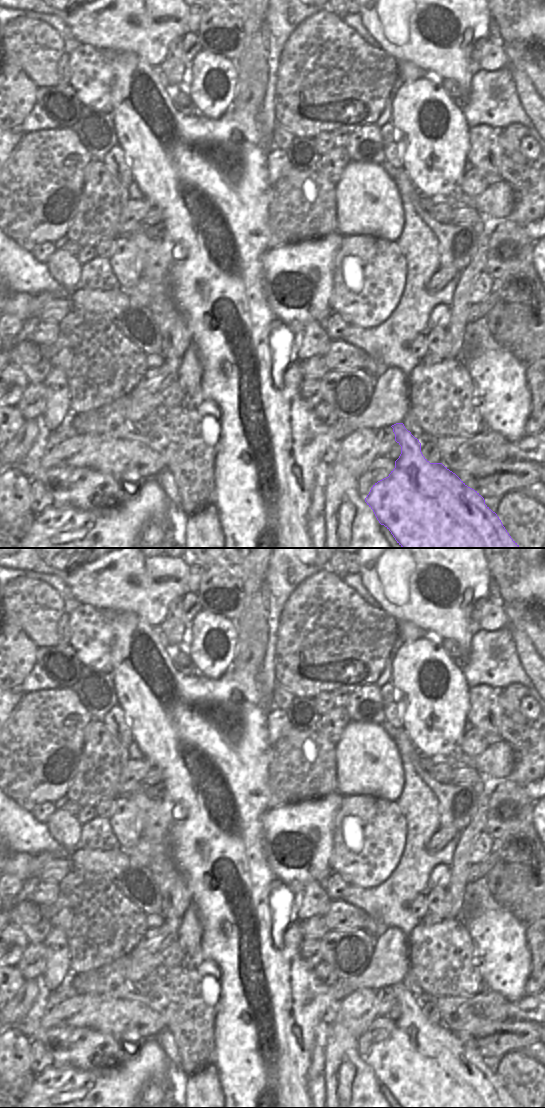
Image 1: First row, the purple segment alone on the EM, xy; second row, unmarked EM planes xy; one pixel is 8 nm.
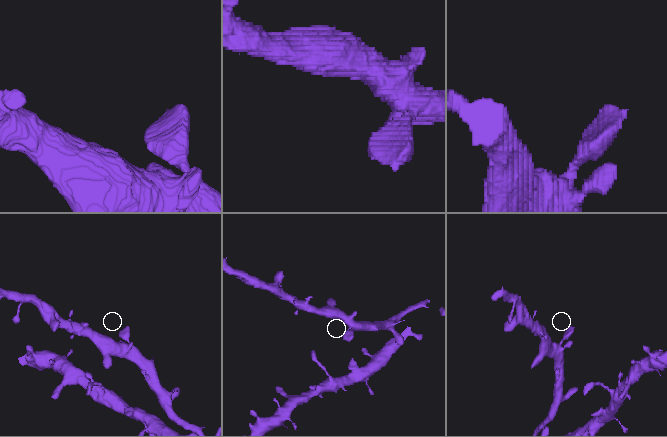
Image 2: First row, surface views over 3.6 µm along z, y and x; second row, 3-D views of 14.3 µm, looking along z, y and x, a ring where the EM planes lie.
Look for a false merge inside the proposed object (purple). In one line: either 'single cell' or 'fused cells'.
single cell

